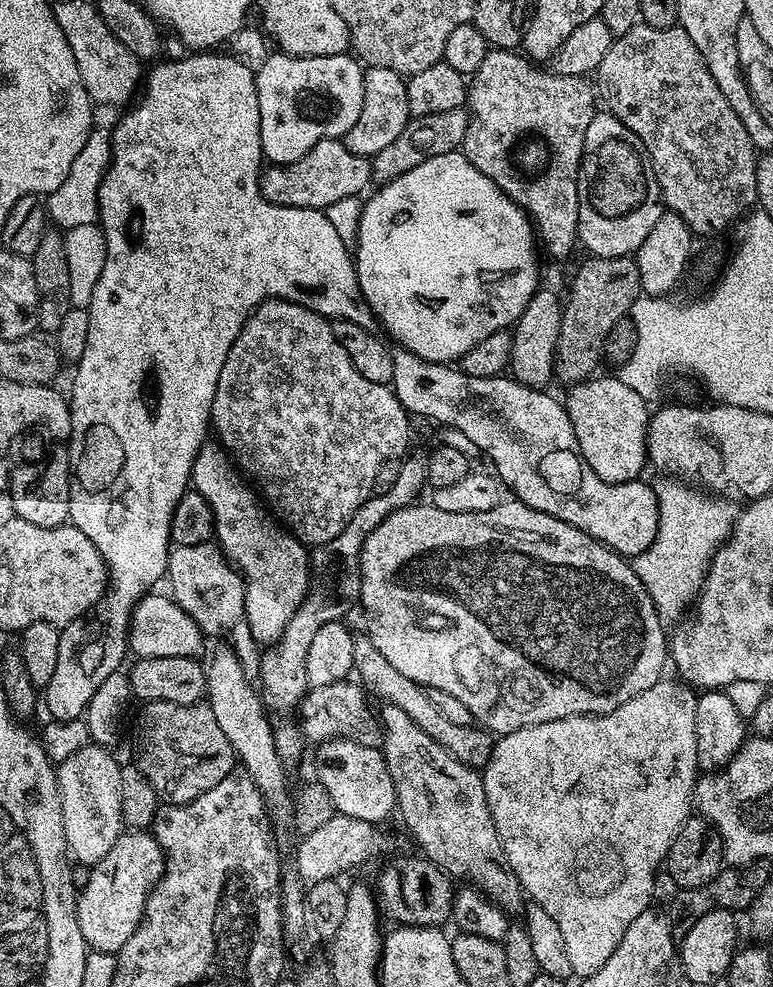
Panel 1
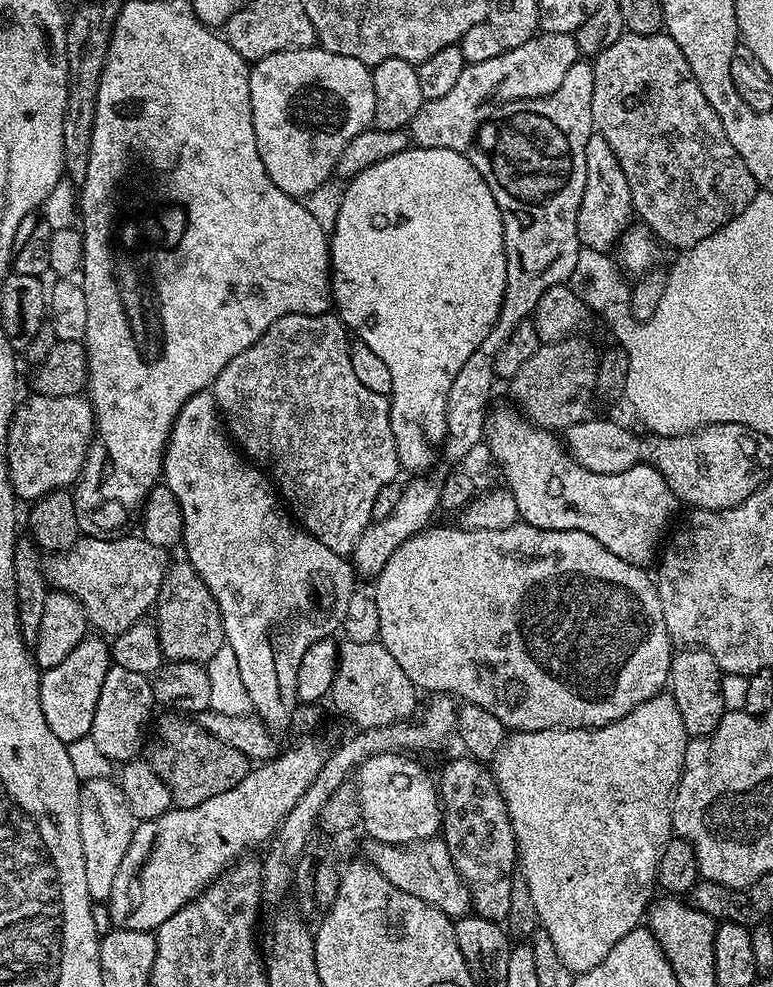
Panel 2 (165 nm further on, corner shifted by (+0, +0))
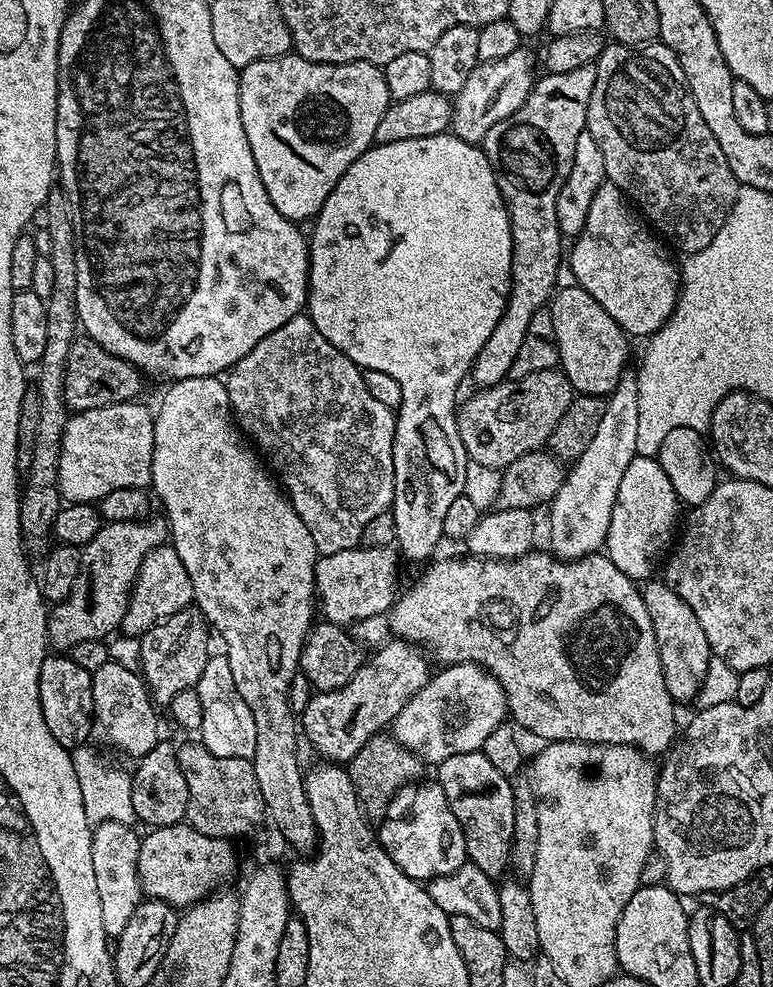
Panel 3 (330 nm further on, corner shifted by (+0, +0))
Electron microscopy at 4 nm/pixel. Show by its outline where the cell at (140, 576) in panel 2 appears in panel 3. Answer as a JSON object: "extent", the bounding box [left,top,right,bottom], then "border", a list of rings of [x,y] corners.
{"extent":[122,546,193,637],"border":[[[161,546],[150,550],[150,554],[144,556],[140,567],[140,574],[136,577],[136,585],[133,586],[128,597],[128,609],[124,614],[122,632],[125,636],[141,637],[159,624],[160,621],[178,614],[178,610],[189,607],[193,603],[192,587],[190,586],[190,574],[186,574],[186,566],[182,566],[182,558],[170,546]]]}

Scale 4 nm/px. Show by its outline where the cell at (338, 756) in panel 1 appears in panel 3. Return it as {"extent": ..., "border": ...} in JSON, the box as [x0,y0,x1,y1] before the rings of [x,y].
{"extent":[378,782,468,882],"border":[[[413,782],[400,788],[378,828],[380,844],[386,854],[390,854],[392,864],[417,882],[454,874],[454,870],[468,859],[462,826],[458,826],[458,818],[454,818],[454,810],[450,810],[450,802],[442,786],[435,782],[424,783]]]}

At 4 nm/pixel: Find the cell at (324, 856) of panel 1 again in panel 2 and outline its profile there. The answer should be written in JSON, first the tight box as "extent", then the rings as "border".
{"extent":[363,838,472,918],"border":[[[442,838],[419,840],[413,844],[387,844],[377,840],[365,839],[363,855],[368,863],[380,871],[382,878],[390,882],[392,888],[406,890],[408,896],[422,898],[435,911],[450,918],[459,918],[472,912],[472,899],[466,884],[454,866],[454,858]]]}

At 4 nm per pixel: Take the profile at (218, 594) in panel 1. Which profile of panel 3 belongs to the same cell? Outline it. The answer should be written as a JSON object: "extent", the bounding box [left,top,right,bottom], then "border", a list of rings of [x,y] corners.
{"extent":[139,606,210,706],"border":[[[189,606],[178,610],[170,618],[155,624],[151,630],[139,637],[141,644],[141,664],[139,671],[144,677],[144,685],[157,705],[166,706],[174,698],[174,694],[182,694],[182,690],[195,688],[198,678],[202,678],[202,670],[206,670],[206,662],[210,655],[208,649],[210,625],[199,608]]]}

